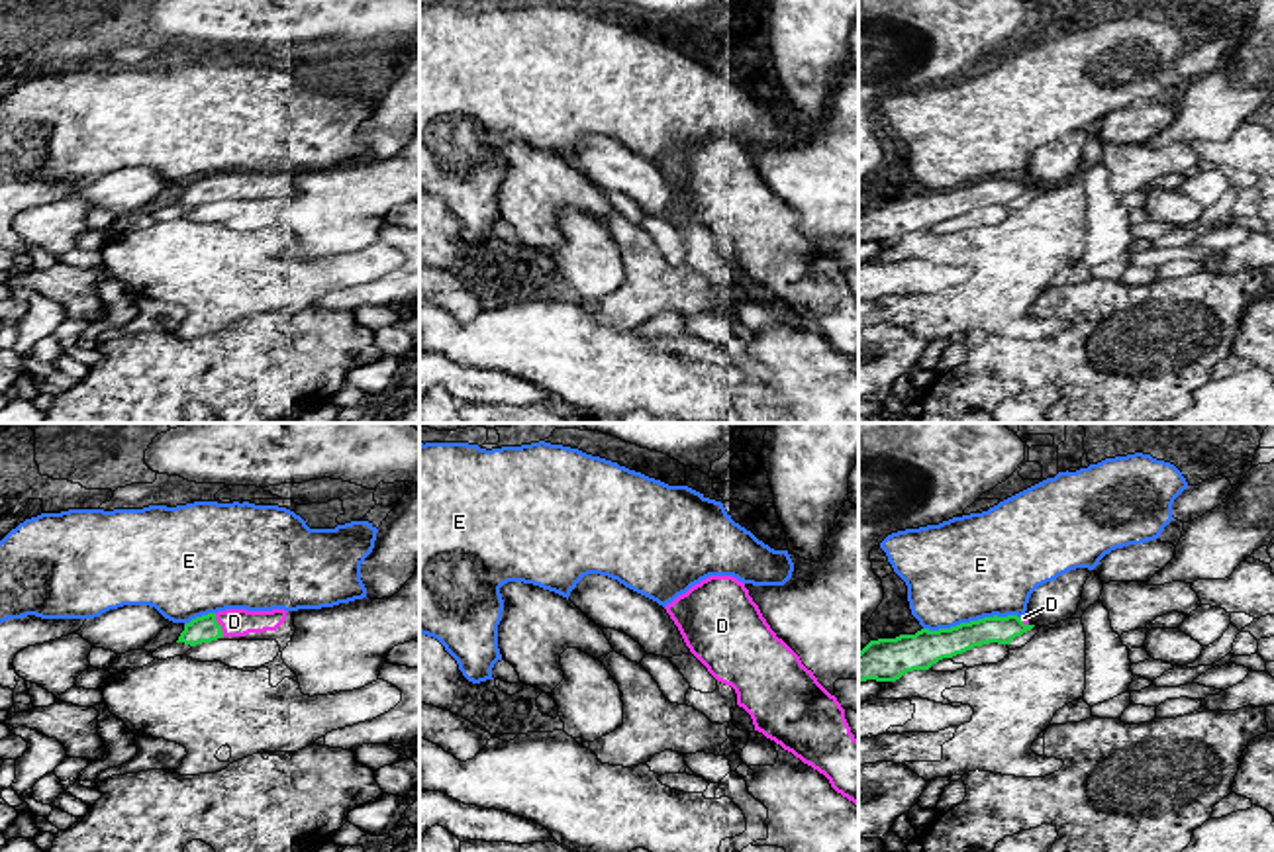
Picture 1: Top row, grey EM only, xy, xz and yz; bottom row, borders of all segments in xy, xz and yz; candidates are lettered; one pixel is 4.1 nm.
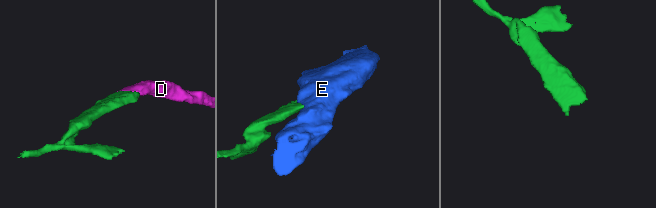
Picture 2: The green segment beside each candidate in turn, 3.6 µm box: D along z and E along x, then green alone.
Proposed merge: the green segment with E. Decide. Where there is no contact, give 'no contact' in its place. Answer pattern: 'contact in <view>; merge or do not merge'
contact in yz; do not merge

